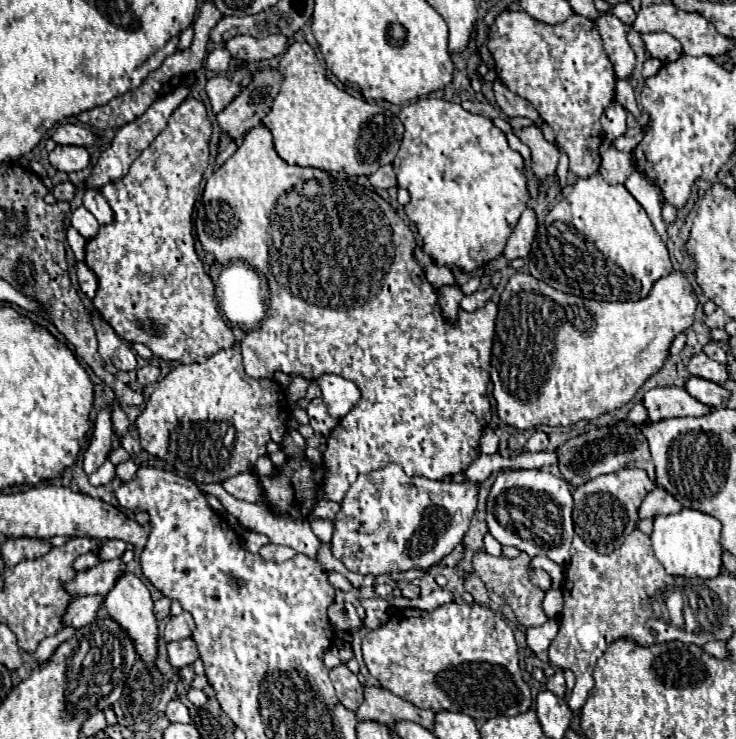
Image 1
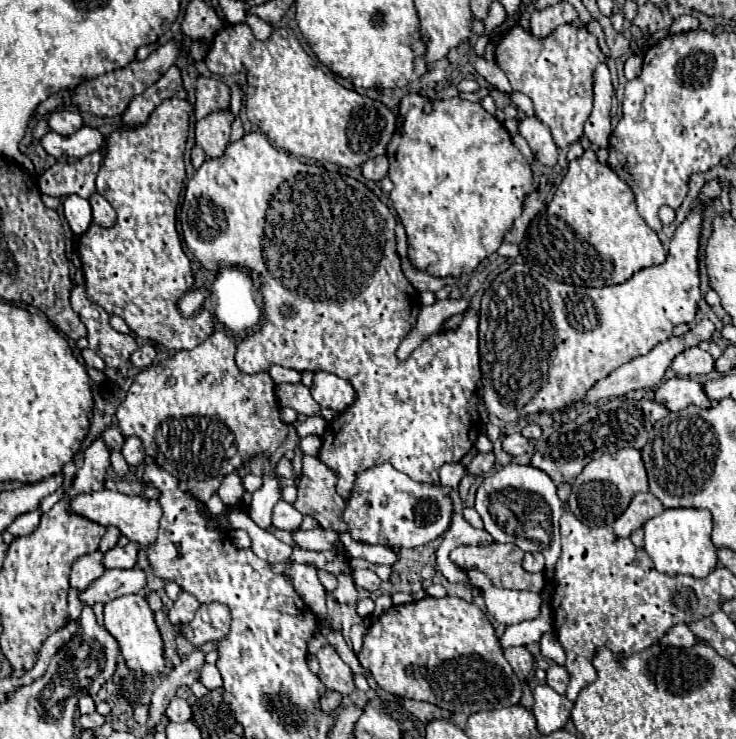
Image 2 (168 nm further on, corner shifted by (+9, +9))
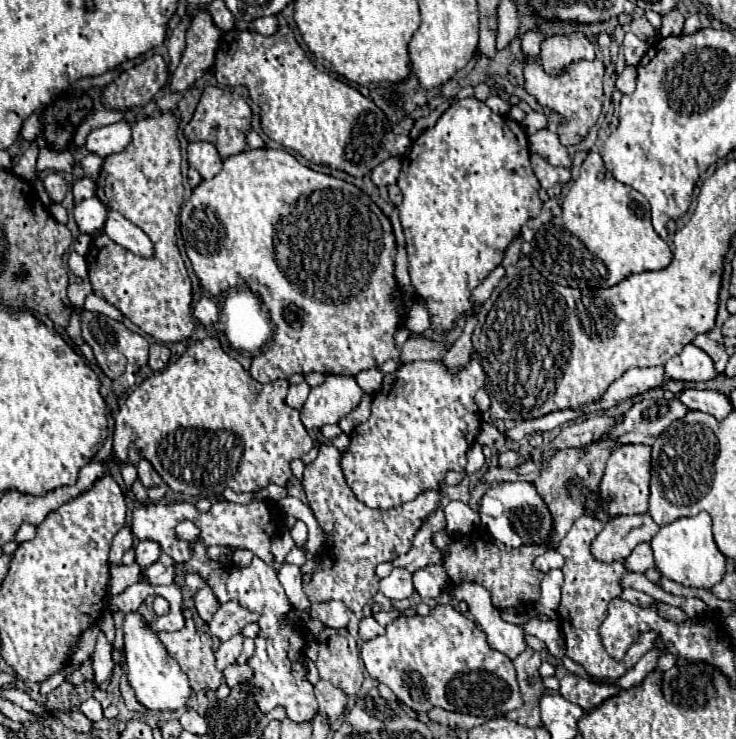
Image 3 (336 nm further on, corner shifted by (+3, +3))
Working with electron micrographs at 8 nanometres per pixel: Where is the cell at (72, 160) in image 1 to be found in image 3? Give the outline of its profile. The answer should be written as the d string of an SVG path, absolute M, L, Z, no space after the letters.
M121 120L121 122L115 122L111 126L103 126L103 128L93 130L87 136L85 148L89 152L105 158L109 154L125 150L129 140L131 140L131 124L127 120Z

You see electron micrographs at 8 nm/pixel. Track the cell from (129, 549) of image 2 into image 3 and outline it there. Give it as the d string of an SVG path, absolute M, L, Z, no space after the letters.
M141 540L137 546L135 546L135 560L141 568L147 568L149 564L157 562L159 560L159 554L161 554L161 546L159 544L153 544L153 540Z

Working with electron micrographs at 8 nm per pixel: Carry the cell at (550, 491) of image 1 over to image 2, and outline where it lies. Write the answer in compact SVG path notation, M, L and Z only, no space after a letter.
M531 464L503 466L495 474L487 476L479 486L475 510L495 542L511 542L521 550L541 552L547 566L555 566L557 558L561 556L559 518L565 512L565 506L557 496L557 486L547 474L543 474L543 470L535 470Z

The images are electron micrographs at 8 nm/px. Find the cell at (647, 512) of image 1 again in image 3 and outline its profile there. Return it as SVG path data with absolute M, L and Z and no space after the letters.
M649 514L617 516L609 524L605 524L605 528L593 540L593 558L601 562L625 560L637 544L651 542L651 538L657 532L659 526L653 522Z

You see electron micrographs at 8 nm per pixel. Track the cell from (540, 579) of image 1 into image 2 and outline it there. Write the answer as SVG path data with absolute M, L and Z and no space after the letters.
M525 552L523 558L523 570L527 572L543 572L545 568L545 558L539 552Z

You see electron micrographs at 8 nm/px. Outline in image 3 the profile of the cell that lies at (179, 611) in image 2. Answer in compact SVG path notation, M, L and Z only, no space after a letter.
M209 586L201 588L195 594L195 610L205 622L209 622L213 618L213 612L217 612L217 608L219 608L219 600L217 600L217 596L213 596L213 590Z

